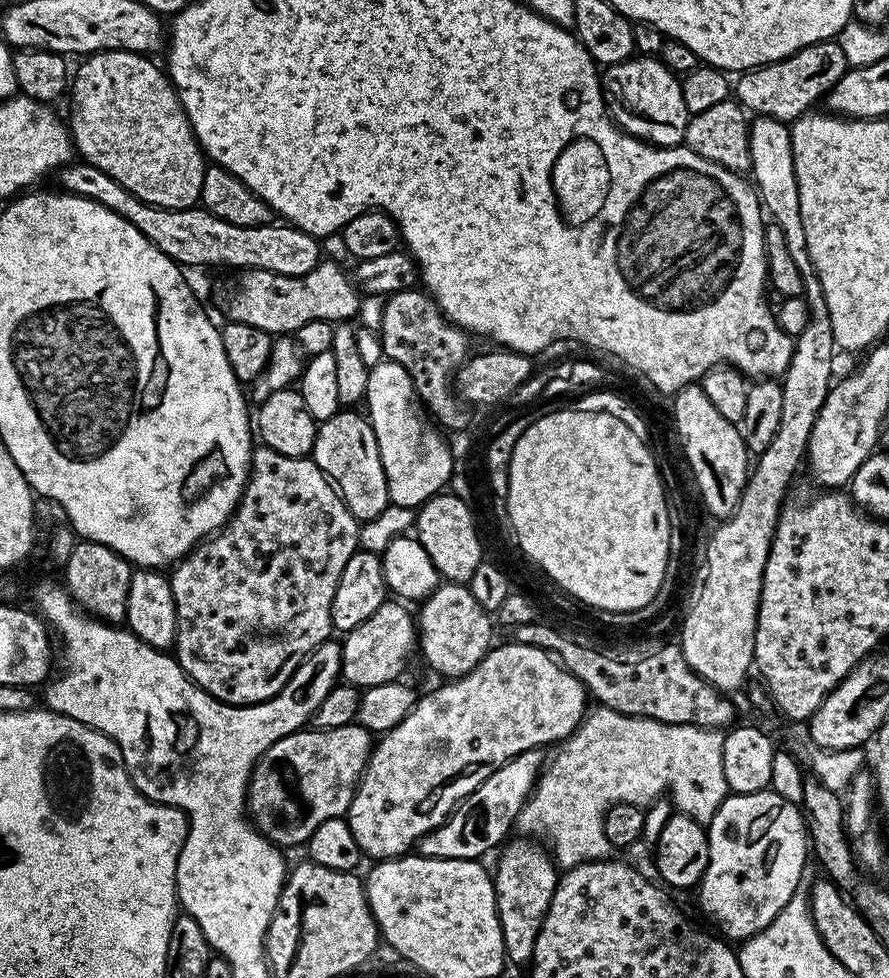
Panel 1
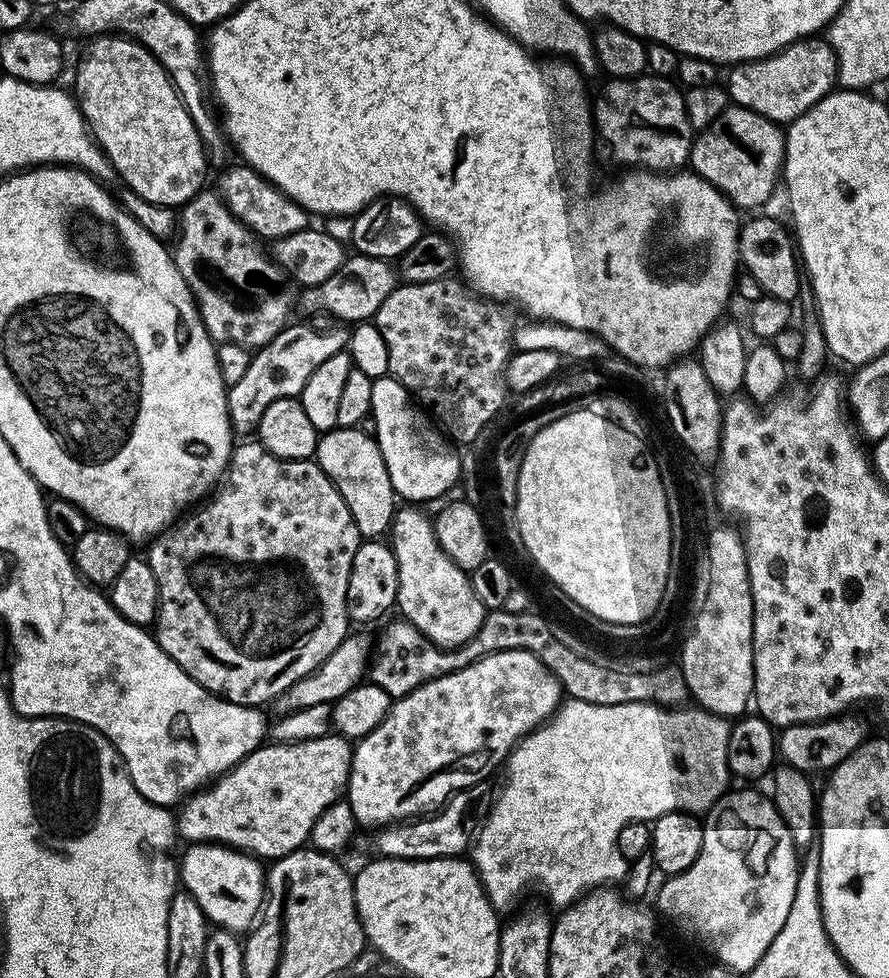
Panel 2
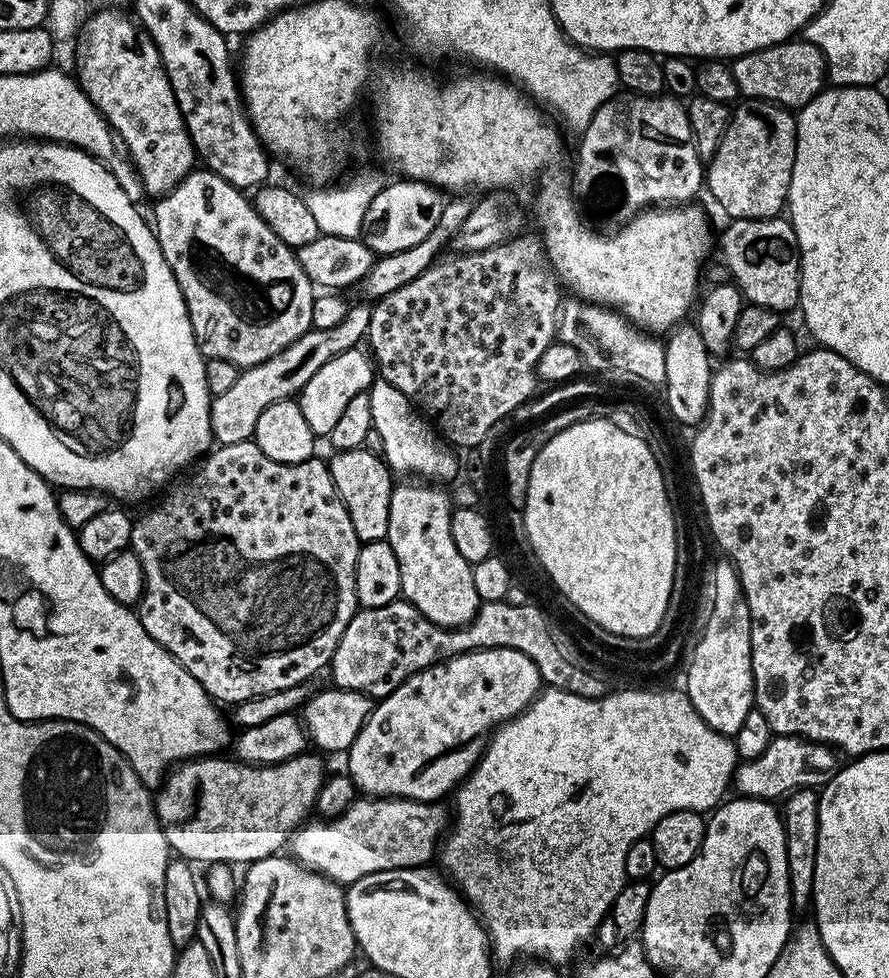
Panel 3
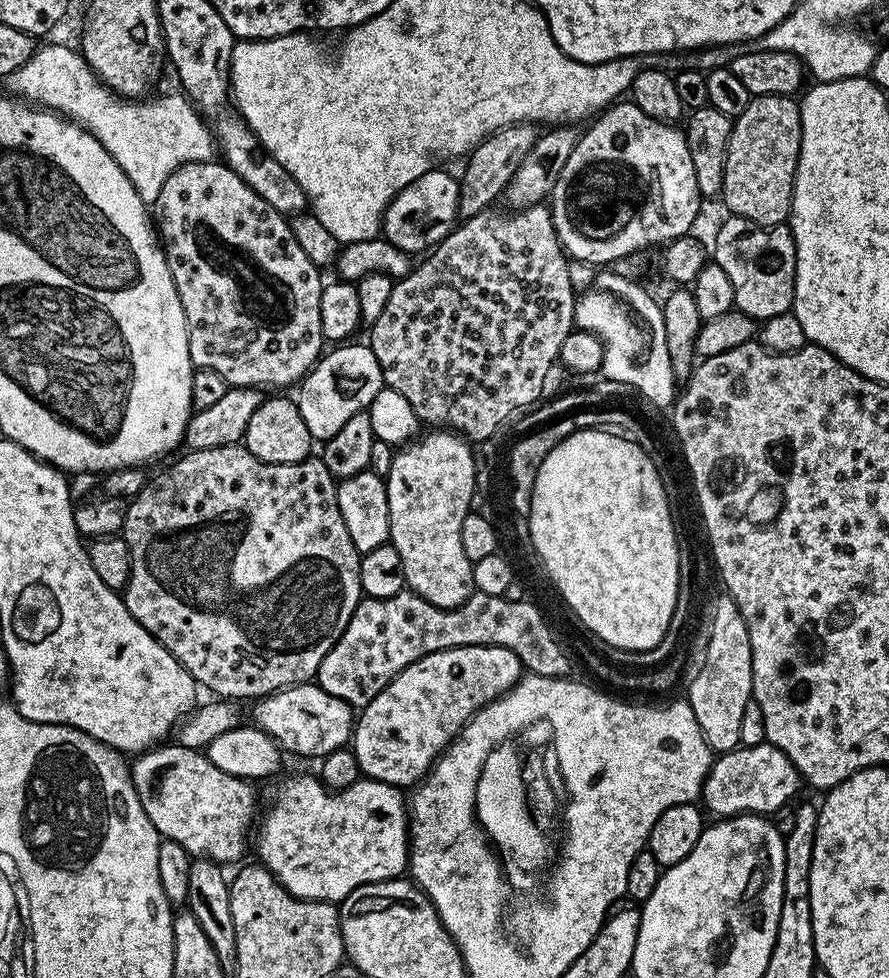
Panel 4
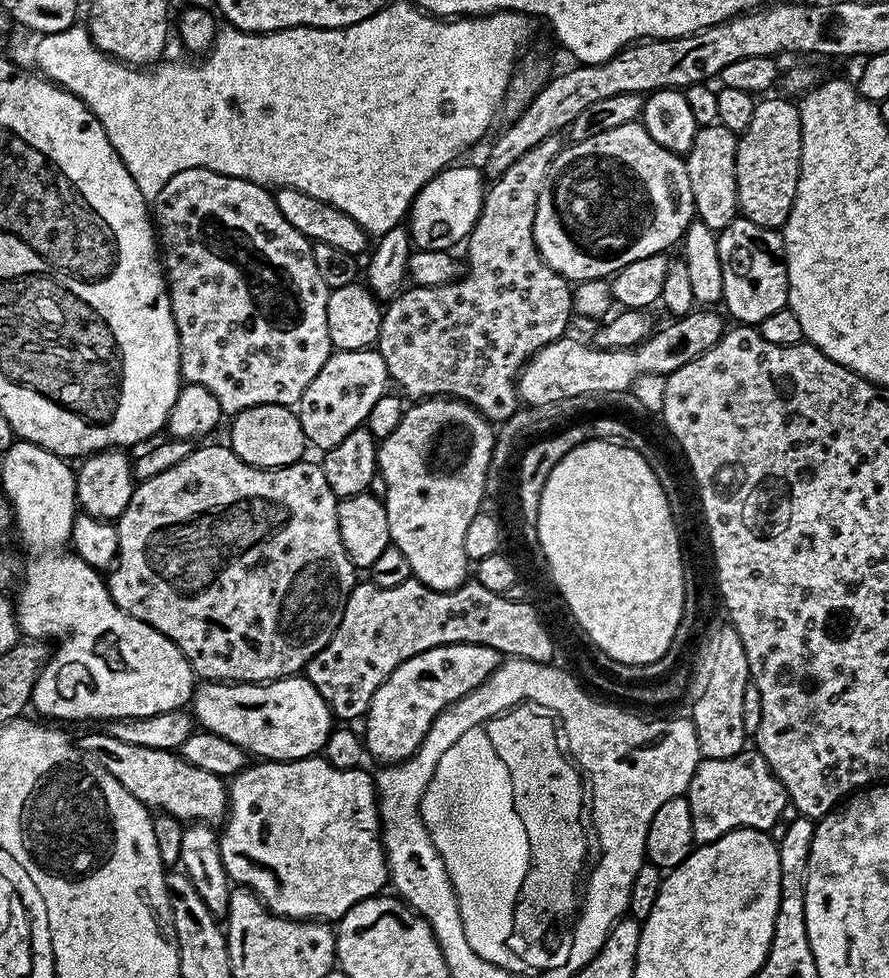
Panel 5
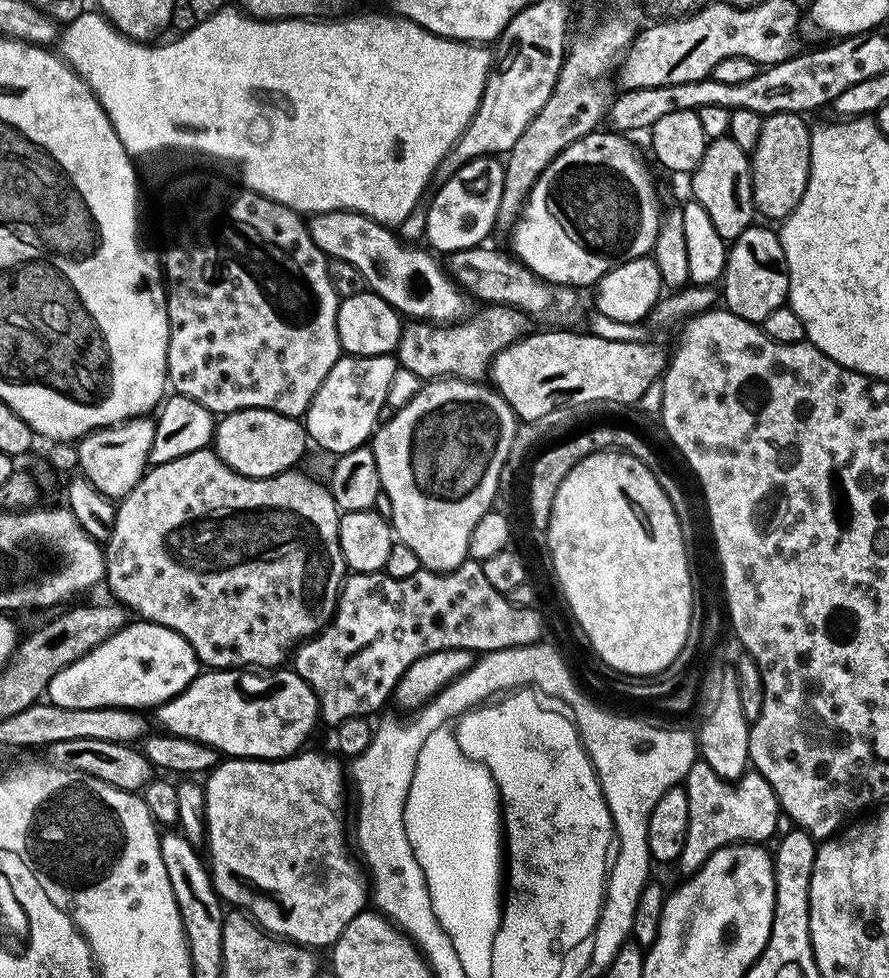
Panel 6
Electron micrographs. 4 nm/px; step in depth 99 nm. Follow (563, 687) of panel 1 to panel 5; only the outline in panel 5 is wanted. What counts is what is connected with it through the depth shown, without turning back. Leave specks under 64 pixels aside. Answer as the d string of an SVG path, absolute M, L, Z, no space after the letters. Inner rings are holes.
M447 644L438 646L434 650L426 650L398 666L394 674L378 686L374 698L370 702L366 719L363 721L362 735L364 744L368 748L369 757L374 761L381 760L381 765L401 764L403 760L408 760L415 756L420 744L426 738L430 726L438 717L444 713L449 704L457 704L466 694L470 694L495 668L499 668L502 663L502 657L498 652L492 652L490 646L478 646L477 644Z

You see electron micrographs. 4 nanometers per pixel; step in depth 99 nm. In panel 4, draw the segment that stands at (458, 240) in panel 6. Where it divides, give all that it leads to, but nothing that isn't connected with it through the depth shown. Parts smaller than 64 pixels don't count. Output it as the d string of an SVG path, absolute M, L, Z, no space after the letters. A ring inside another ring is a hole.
M433 170L422 174L410 186L406 186L390 202L384 212L382 225L383 239L395 248L401 248L409 254L427 253L441 244L452 233L458 223L460 181L448 172Z

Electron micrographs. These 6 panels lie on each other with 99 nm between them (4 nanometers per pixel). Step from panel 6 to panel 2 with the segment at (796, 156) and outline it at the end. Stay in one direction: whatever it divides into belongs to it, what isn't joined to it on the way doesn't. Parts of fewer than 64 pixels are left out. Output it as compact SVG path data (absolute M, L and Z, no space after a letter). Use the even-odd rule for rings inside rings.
M730 106L693 139L691 171L723 192L737 209L760 210L781 183L784 167L784 138L781 125L754 110Z

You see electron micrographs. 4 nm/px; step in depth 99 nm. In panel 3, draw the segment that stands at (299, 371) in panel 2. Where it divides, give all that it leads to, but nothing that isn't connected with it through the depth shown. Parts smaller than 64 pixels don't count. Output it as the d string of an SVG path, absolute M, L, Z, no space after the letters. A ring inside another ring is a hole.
M353 303L345 318L336 326L328 329L309 329L309 331L298 338L297 342L291 343L286 350L280 351L266 362L259 363L258 366L243 369L234 386L230 386L230 390L226 390L222 395L216 396L211 406L211 428L213 439L219 444L234 445L236 442L242 442L251 439L256 432L258 417L263 410L274 402L291 399L299 395L301 389L304 388L306 382L310 380L330 360L340 353L344 353L348 349L357 347L368 333L370 324L370 316L372 307L369 303L362 304Z

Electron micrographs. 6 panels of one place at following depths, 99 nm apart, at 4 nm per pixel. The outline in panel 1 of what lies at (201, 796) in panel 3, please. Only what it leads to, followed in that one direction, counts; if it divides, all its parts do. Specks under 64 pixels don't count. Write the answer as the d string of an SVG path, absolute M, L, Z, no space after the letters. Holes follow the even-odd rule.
M359 722L333 728L309 727L283 736L274 746L260 755L252 778L248 782L247 811L257 828L277 846L284 844L303 845L322 822L343 817L356 796L356 790L368 758L374 747L373 733L367 732Z

